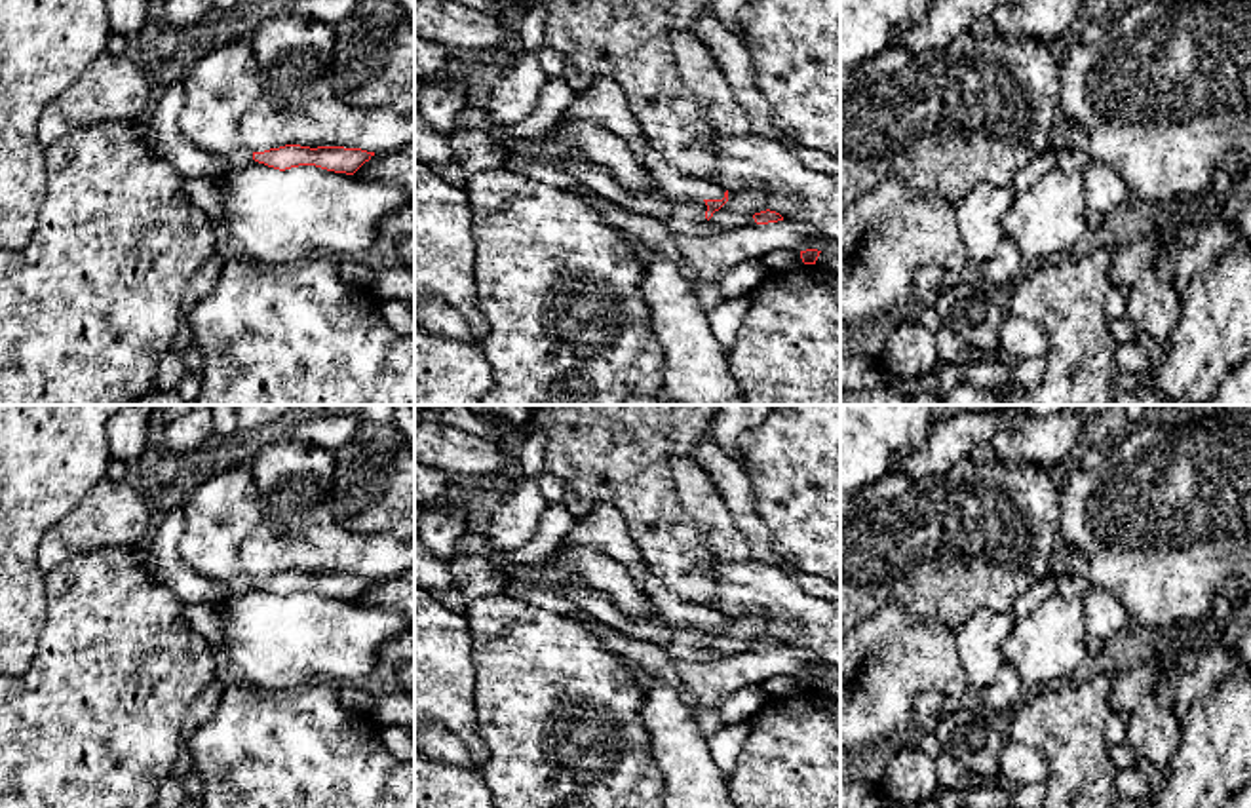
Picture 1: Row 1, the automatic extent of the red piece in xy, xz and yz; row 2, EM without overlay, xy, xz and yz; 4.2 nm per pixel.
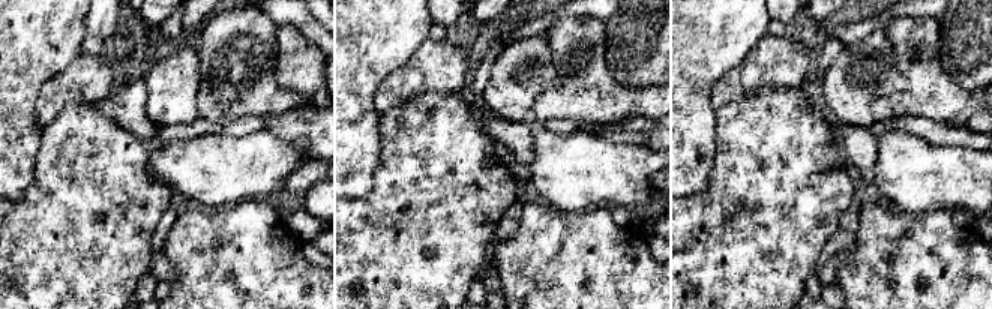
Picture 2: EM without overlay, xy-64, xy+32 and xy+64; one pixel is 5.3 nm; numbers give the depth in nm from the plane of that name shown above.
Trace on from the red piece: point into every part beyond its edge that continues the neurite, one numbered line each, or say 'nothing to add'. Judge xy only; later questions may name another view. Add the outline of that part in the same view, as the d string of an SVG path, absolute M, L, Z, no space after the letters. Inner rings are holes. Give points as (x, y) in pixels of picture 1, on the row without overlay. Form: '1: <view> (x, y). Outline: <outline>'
1: xy (242, 584). Outline: M241 574L230 582L226 582L226 595L228 597L241 597L245 595L247 591L251 591L255 586L253 586L253 578L247 576L247 574Z

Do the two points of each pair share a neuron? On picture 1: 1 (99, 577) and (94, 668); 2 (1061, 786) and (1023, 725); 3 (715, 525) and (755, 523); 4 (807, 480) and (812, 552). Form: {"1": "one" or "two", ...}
{"1": "one", "2": "one", "3": "two", "4": "one"}

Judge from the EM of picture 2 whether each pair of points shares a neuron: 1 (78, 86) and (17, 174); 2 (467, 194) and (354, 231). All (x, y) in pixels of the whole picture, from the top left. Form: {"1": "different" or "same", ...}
{"1": "different", "2": "same"}

